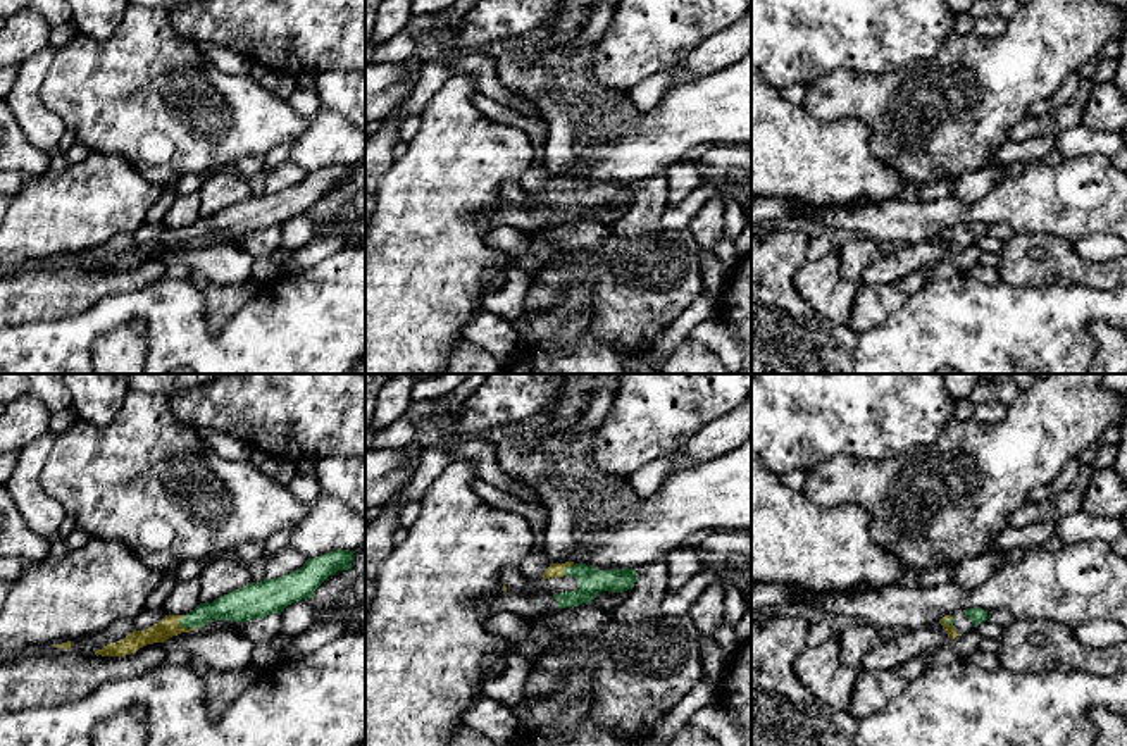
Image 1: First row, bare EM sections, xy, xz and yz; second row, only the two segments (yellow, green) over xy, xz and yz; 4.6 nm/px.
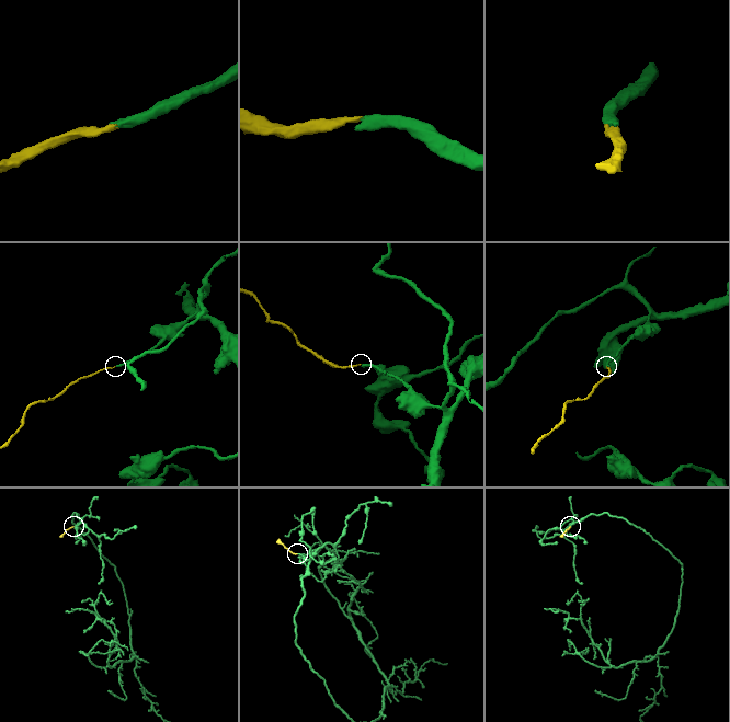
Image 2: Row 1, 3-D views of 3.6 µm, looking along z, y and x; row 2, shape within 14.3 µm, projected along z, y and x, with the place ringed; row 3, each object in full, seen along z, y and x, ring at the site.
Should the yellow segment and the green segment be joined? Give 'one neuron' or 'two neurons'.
one neuron

